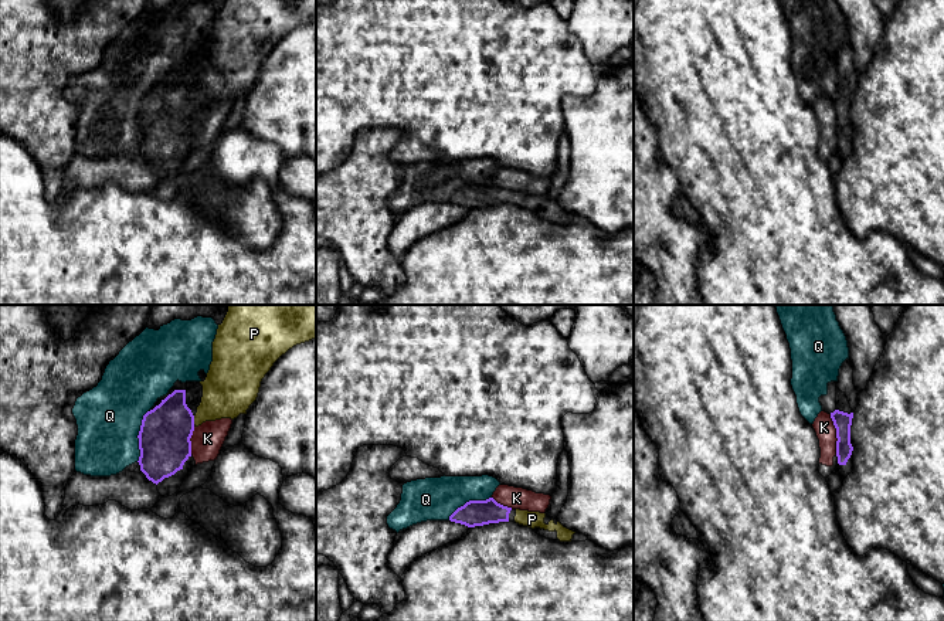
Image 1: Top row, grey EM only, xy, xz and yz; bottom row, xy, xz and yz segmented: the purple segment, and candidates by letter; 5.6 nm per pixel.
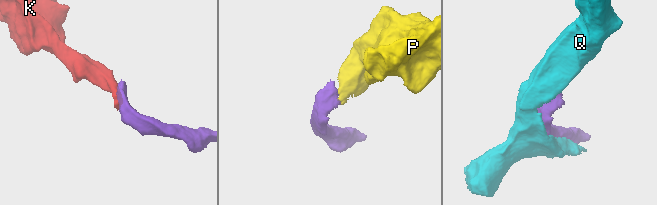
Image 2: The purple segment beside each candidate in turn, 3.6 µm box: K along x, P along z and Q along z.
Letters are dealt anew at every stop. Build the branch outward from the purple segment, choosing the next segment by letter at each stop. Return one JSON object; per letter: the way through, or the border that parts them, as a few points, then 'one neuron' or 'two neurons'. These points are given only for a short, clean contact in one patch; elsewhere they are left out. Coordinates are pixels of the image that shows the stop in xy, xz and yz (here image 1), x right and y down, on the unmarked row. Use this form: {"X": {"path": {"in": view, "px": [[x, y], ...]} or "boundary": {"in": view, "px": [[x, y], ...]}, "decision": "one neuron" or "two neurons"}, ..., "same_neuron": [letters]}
{"K": {"boundary": {"in": "yz", "px": [[829, 97], [835, 111], [836, 136]]}, "decision": "two neurons"}, "P": {"path": {"in": "xy", "px": [[165, 116], [177, 104], [193, 102], [227, 74]]}, "decision": "one neuron"}, "Q": {"decision": "two neurons"}, "same_neuron": ["P"]}

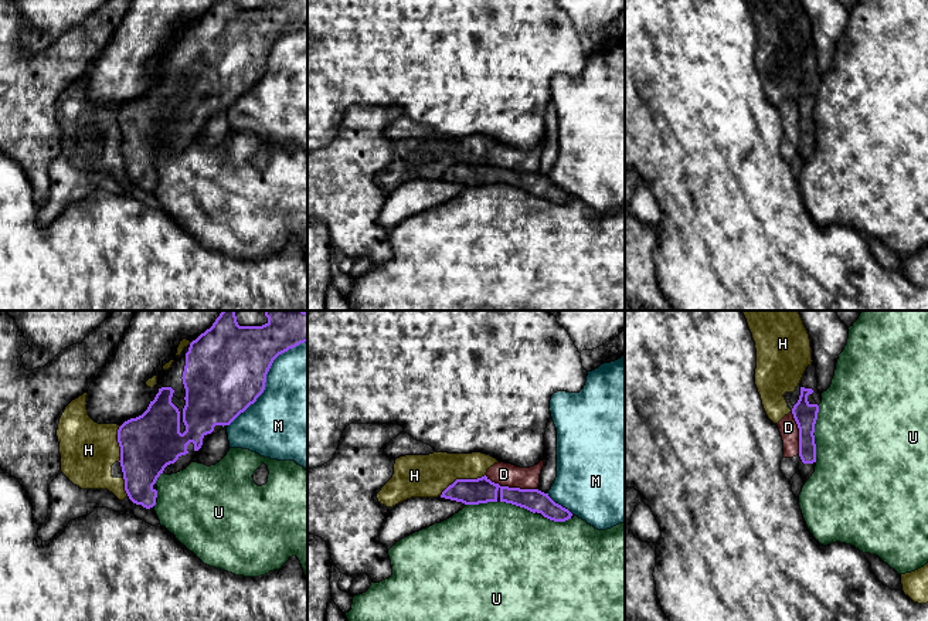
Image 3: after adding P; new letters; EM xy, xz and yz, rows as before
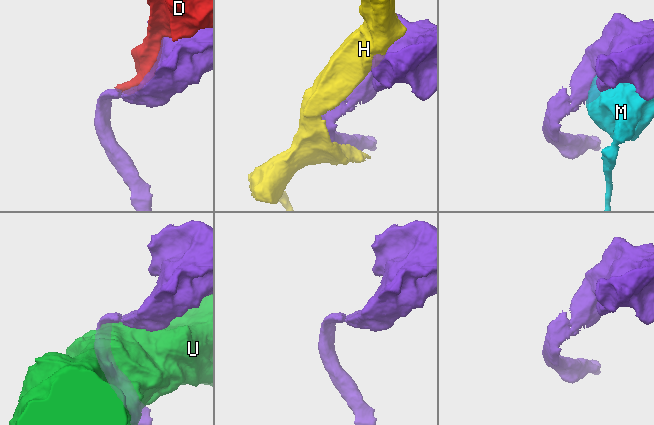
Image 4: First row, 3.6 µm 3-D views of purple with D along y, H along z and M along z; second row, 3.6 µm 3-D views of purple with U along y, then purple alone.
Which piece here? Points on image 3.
{"D": {"decision": "two neurons"}, "H": {"decision": "two neurons"}, "M": {"decision": "two neurons"}, "U": {"decision": "two neurons"}, "same_neuron": []}

